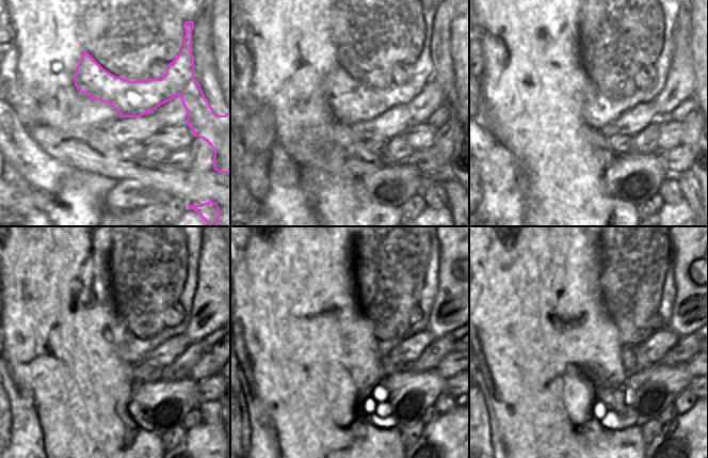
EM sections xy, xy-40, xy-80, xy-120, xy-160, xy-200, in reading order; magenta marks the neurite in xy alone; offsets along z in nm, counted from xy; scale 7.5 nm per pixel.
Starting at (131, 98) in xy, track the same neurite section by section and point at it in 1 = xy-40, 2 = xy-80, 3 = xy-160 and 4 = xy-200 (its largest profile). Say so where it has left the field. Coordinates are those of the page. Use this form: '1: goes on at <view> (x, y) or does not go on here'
1: goes on at xy-40 (351, 101)
2: goes on at xy-80 (599, 110)
3: goes on at xy-160 (429, 293)
4: goes on at xy-200 (669, 293)

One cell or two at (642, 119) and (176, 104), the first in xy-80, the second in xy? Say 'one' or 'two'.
two

